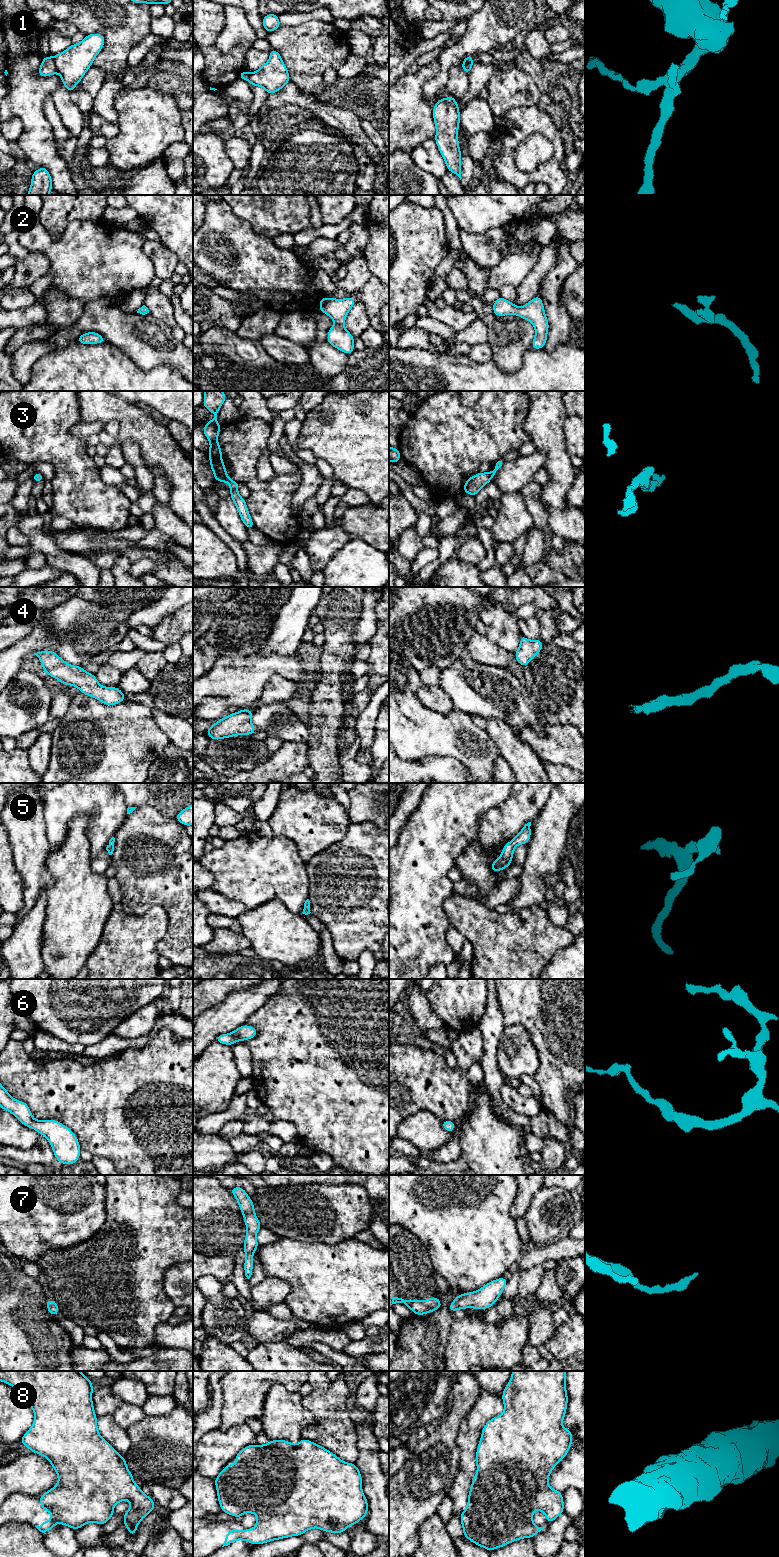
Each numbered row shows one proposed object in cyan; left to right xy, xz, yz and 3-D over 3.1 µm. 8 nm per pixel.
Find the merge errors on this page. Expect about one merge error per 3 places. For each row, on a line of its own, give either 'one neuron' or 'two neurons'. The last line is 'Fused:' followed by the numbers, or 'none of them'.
1: two neurons
2: one neuron
3: one neuron
4: one neuron
5: one neuron
6: one neuron
7: one neuron
8: one neuron
Fused: 1

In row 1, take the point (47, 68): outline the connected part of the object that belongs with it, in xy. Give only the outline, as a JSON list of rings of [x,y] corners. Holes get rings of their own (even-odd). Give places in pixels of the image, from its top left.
[[[52,56],[43,57],[40,68],[37,72],[38,75],[47,77],[55,74],[57,69],[54,64],[54,59]]]

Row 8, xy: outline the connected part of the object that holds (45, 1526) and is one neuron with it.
[[[0,1371],[0,1381],[14,1387],[35,1414],[33,1425],[20,1442],[31,1452],[46,1457],[58,1475],[57,1485],[39,1497],[41,1508],[52,1513],[51,1520],[43,1521],[40,1526],[35,1527],[45,1533],[52,1530],[57,1521],[74,1531],[89,1522],[103,1526],[115,1515],[114,1506],[129,1500],[131,1505],[122,1514],[125,1518],[122,1525],[129,1529],[129,1535],[133,1537],[141,1520],[156,1509],[155,1503],[135,1483],[125,1458],[100,1436],[92,1401],[93,1383],[80,1371]]]

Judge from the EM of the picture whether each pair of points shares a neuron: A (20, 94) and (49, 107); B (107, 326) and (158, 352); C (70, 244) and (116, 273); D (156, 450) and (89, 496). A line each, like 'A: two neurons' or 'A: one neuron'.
A: two neurons
B: one neuron
C: one neuron
D: two neurons

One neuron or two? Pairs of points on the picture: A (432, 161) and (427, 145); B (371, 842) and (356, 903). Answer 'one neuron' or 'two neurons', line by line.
A: one neuron
B: one neuron

